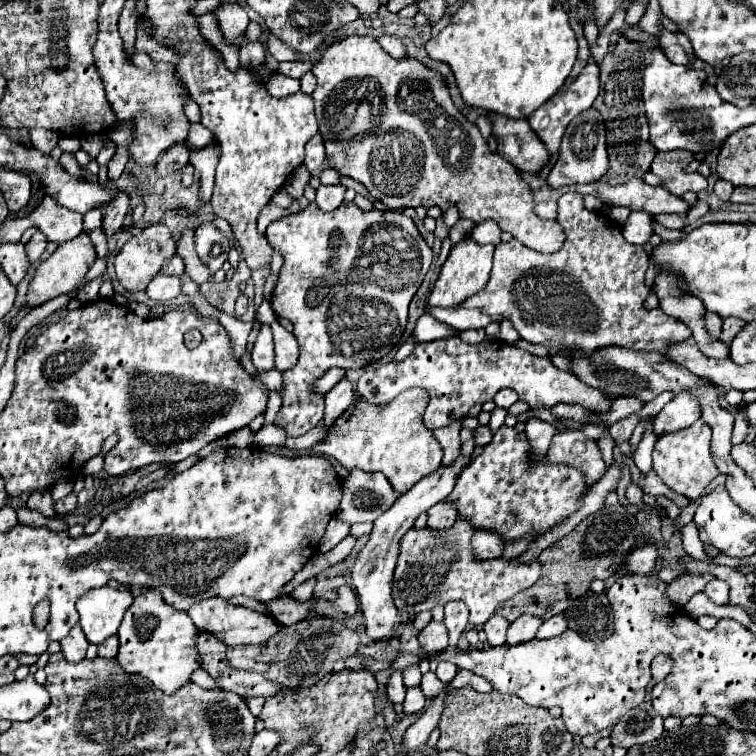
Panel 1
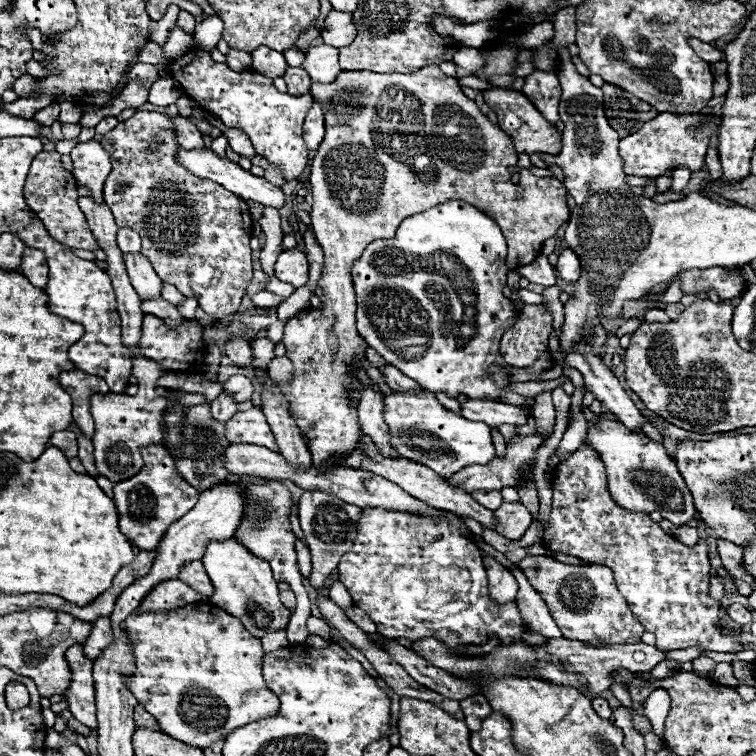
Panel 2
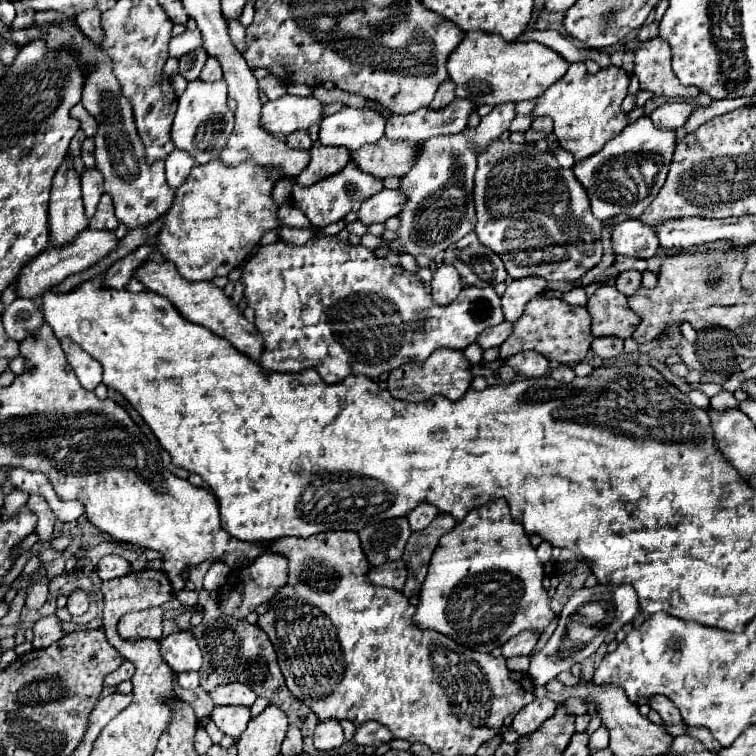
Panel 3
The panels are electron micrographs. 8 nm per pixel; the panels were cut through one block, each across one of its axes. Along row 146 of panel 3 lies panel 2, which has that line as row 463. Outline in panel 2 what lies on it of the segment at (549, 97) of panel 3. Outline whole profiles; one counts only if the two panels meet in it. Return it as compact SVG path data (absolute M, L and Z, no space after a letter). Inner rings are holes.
M580 446L566 462L558 466L552 488L554 496L548 520L550 526L544 528L542 536L544 546L554 552L576 556L586 564L602 564L612 568L618 590L628 600L628 606L634 608L636 620L656 636L656 646L662 652L688 650L694 646L712 652L742 652L748 648L738 636L722 634L722 628L718 624L718 602L708 594L710 562L706 540L698 542L694 548L688 548L680 544L674 536L664 534L662 528L648 518L648 514L630 514L624 508L620 508L606 490L604 464L590 446Z

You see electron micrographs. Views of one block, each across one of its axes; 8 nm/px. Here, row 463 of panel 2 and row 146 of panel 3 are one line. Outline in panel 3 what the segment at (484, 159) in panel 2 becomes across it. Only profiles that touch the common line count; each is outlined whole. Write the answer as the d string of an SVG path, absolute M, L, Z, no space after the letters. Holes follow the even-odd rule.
M314 142L310 148L310 162L308 166L298 174L298 184L310 186L326 176L336 174L342 170L350 160L350 154L342 146L322 146L320 142Z

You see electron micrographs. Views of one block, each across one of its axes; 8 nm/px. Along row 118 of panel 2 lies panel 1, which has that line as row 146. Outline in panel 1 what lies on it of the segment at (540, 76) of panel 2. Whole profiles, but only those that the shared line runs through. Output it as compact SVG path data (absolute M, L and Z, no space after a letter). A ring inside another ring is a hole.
M594 62L586 64L586 66L582 68L582 72L576 76L576 80L574 80L566 90L554 94L546 104L542 104L542 108L538 108L538 110L534 110L534 114L530 114L530 118L528 118L530 128L532 128L532 130L538 134L538 138L546 144L546 148L550 150L550 154L554 154L554 152L558 150L566 126L568 126L580 112L588 110L588 108L592 106L592 102L596 100L596 96L598 96L598 92L600 92L600 78L598 78L598 74L600 74L600 70L598 70L598 66L596 66Z

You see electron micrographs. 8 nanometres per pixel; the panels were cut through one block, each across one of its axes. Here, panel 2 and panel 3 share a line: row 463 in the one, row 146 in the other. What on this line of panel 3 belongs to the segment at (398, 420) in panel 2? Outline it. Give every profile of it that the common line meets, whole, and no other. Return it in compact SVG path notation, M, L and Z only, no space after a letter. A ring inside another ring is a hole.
M514 104L496 106L486 118L480 120L476 128L468 128L460 134L452 136L434 136L424 142L420 142L416 160L412 168L400 176L398 192L406 198L406 204L402 206L402 212L398 214L400 228L396 232L396 238L388 244L390 250L402 250L410 254L412 258L428 256L436 258L440 252L444 252L450 244L466 236L474 230L476 214L472 204L472 186L474 186L474 172L476 172L476 160L482 150L494 140L498 140L510 126L514 118ZM466 166L466 178L456 176L456 170L464 170ZM450 186L460 186L464 190L462 198L446 198L446 190Z

